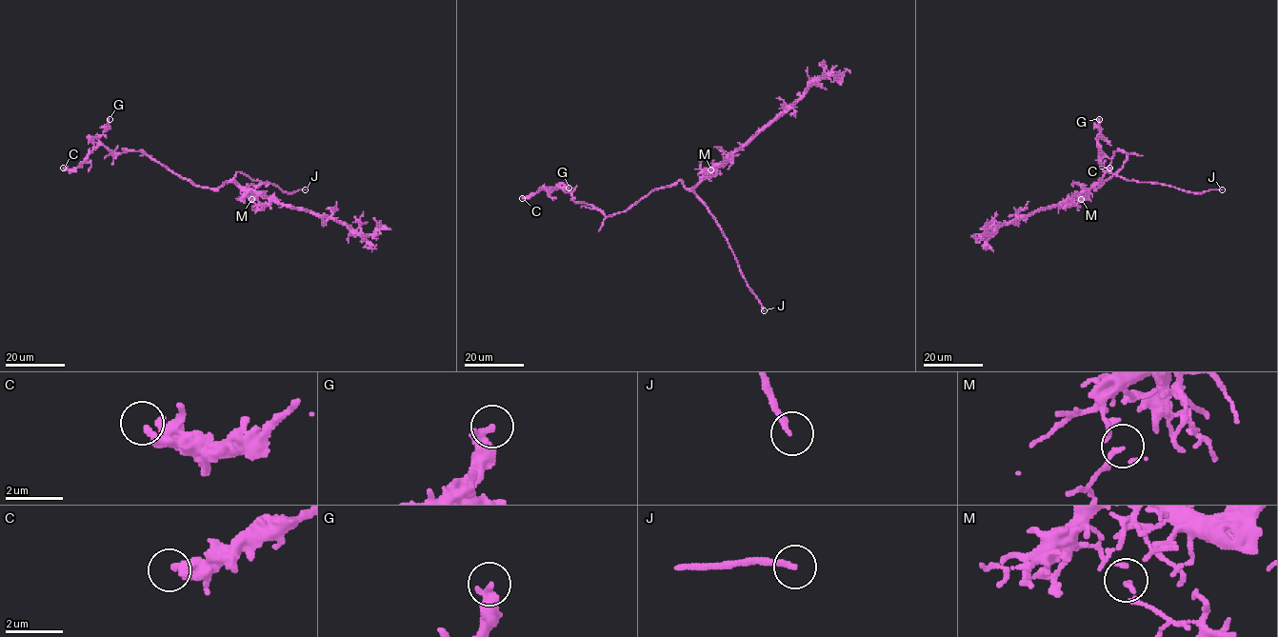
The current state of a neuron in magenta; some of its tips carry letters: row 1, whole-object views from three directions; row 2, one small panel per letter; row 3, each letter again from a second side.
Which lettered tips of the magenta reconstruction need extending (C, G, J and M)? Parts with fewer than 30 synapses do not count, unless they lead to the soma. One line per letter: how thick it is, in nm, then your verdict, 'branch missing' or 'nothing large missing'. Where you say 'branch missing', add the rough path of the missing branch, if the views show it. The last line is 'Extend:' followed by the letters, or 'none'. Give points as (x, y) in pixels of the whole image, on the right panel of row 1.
C: 280 nm thick; nothing large missing
G: 360 nm thick; nothing large missing
J: 200 nm thick; branch missing; missing branch runs (1222, 189), (1247, 186)
M: 150 nm thick; nothing large missing
Extend: J

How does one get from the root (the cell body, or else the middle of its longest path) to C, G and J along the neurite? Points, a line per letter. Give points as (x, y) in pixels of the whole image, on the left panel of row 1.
C: (229, 182), (217, 189), (198, 186), (144, 152), (121, 152), (113, 158), (101, 145), (77, 167), (63, 168)
G: (229, 182), (217, 189), (191, 184), (141, 151), (121, 152), (113, 158), (99, 140), (109, 119)
J: (229, 182), (237, 172), (241, 172), (253, 180), (275, 185), (283, 191), (305, 189)

